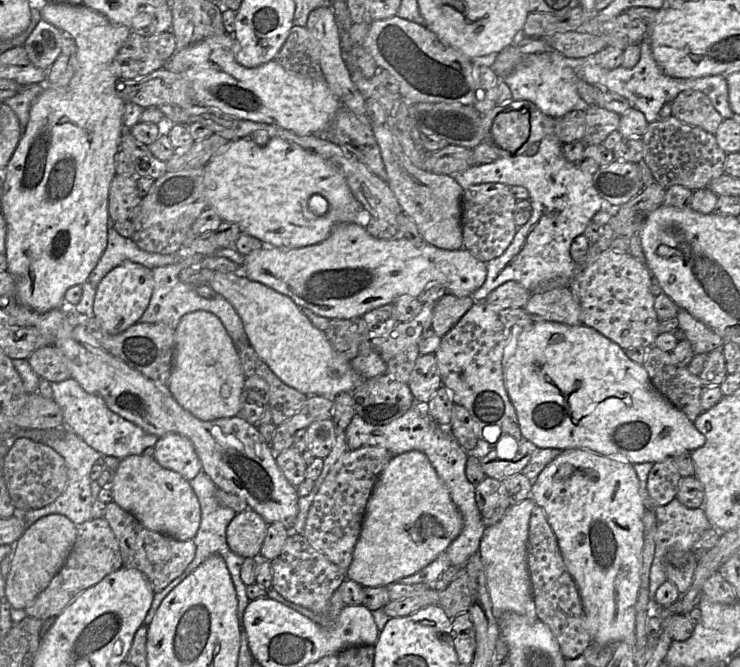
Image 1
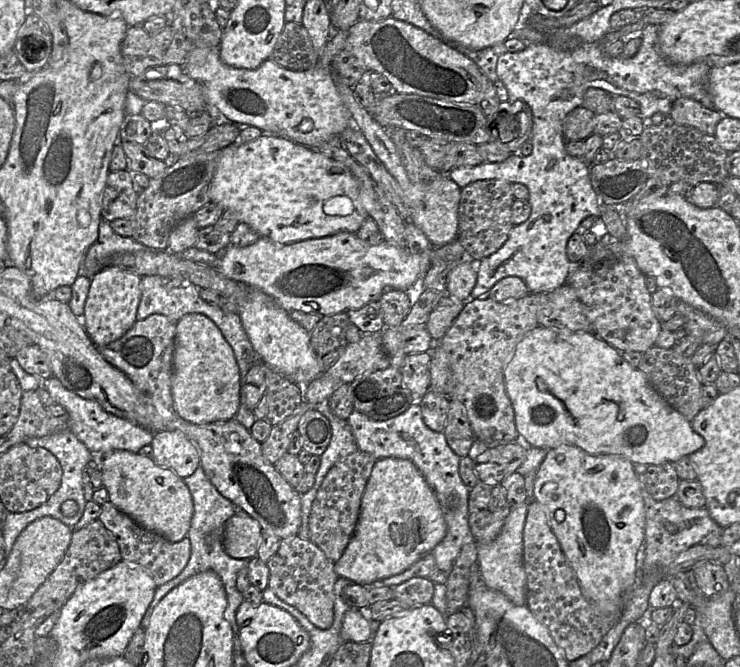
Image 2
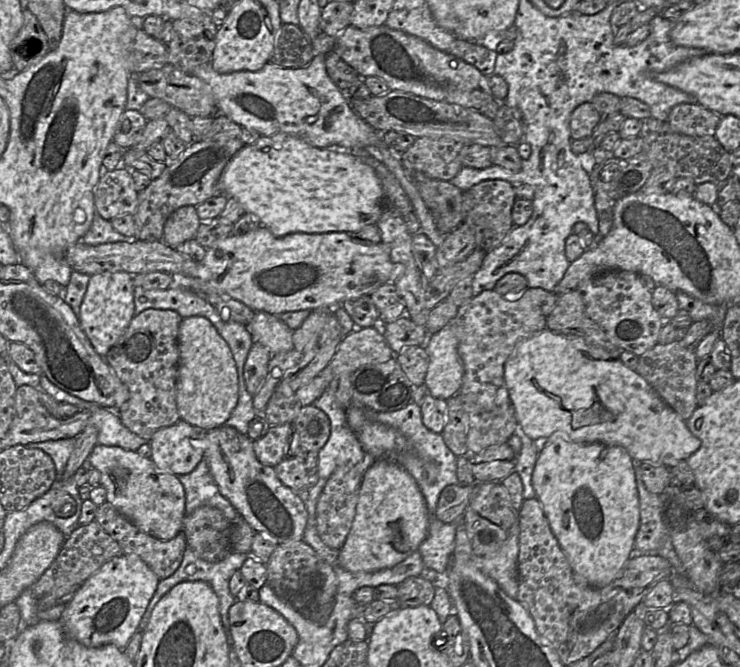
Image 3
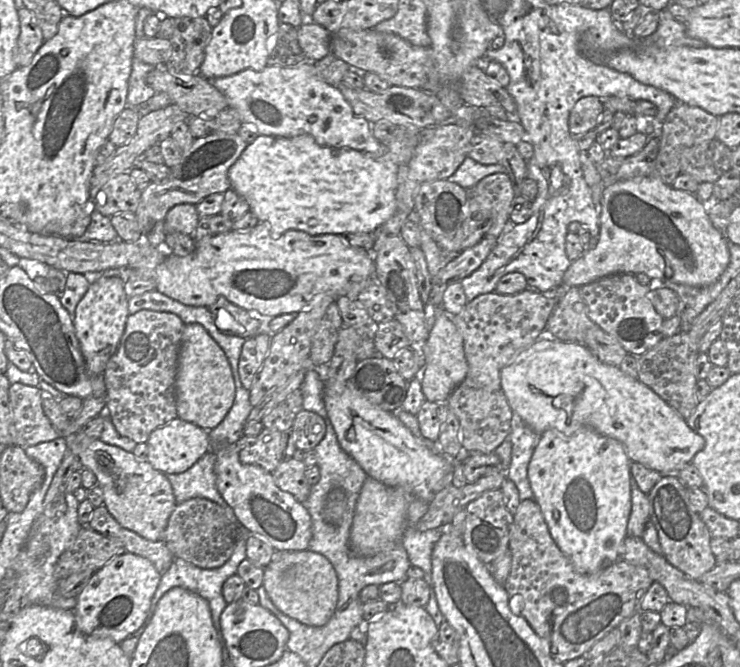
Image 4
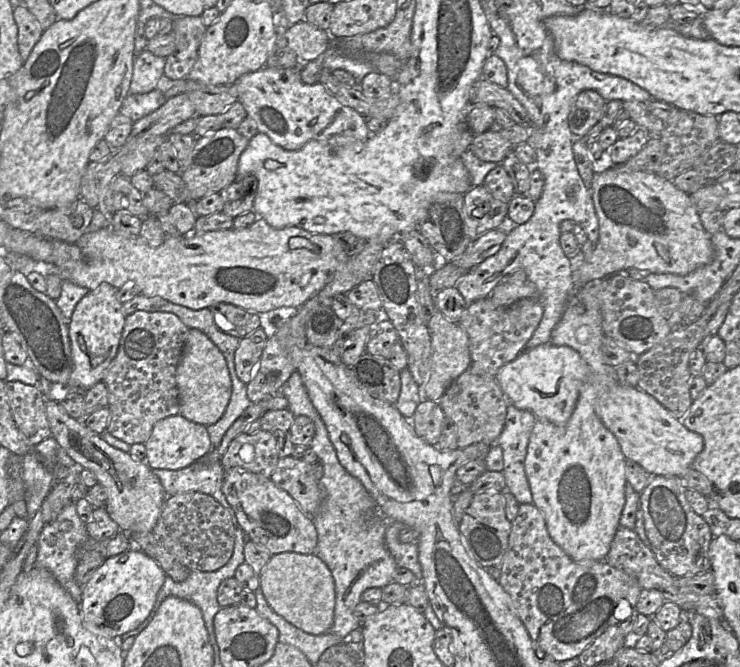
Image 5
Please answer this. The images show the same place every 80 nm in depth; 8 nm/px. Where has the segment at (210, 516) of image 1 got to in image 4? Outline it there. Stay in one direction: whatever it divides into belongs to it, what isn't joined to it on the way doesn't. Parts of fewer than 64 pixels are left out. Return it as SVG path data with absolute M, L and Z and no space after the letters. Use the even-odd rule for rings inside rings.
M208 451L191 468L180 474L166 474L170 481L177 504L191 498L205 498L221 506L229 519L239 523L230 505L217 489L214 466L216 455ZM240 524L239 538L235 543L233 553L231 557L228 559L228 561L218 568L203 569L193 565L190 562L183 560L182 558L175 558L169 570L166 573L164 573L161 577L158 588L152 598L151 606L147 618L145 619L142 626L138 629L138 637L140 637L143 634L146 627L150 623L149 622L151 621L150 618L152 618L159 600L173 587L181 587L193 593L198 594L199 596L203 597L208 601L211 610L213 625L218 633L221 643L223 643L224 641L221 632L220 617L223 610L228 604L226 603L223 597L222 587L225 580L227 580L230 576L234 575L237 572L238 565L246 558L247 535L250 534Z

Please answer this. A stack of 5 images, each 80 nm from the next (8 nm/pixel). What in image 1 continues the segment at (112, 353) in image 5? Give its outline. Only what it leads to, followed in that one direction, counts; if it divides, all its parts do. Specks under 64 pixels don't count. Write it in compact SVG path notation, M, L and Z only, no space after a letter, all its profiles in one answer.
M125 261L109 271L95 287L93 317L103 331L116 335L137 323L147 309L153 292L152 270L131 261Z

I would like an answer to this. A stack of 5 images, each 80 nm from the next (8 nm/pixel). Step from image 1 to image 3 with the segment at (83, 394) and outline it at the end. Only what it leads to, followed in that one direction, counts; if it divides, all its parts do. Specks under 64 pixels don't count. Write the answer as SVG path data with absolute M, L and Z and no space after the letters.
M40 375L39 387L39 390L48 393L58 403L66 402L76 406L79 410L89 410L90 418L87 425L97 428L97 444L118 446L125 450L137 451L141 445L149 443L149 441L146 441L124 426L116 411L86 402L65 392L54 385L45 375Z

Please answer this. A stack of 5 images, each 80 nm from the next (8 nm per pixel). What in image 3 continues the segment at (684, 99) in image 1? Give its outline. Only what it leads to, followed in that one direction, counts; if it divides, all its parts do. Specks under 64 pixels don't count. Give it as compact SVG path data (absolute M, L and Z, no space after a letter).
M682 103L672 108L667 122L679 134L693 137L714 136L721 117L698 103Z

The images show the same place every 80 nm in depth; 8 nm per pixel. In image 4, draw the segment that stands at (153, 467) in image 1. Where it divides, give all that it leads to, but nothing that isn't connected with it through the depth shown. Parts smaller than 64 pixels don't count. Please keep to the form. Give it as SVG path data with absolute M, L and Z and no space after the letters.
M81 430L68 434L65 436L65 440L68 450L78 456L82 467L95 474L98 485L104 492L104 505L117 522L147 540L162 540L169 517L177 505L172 485L166 474L154 469L148 461L138 459L133 452L127 452L117 446L106 444L99 439L92 439Z

